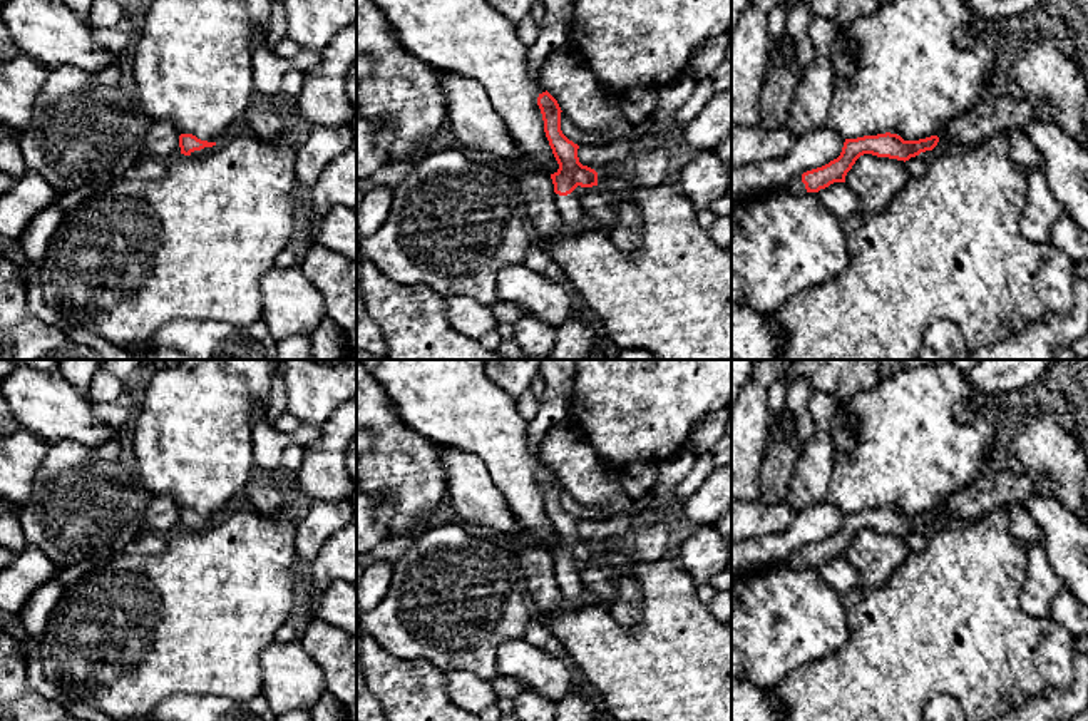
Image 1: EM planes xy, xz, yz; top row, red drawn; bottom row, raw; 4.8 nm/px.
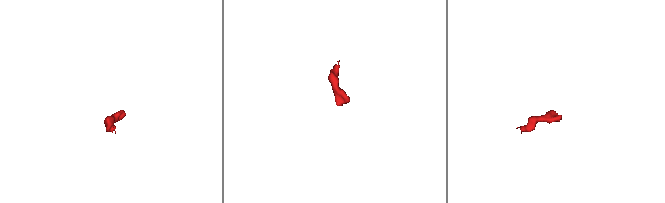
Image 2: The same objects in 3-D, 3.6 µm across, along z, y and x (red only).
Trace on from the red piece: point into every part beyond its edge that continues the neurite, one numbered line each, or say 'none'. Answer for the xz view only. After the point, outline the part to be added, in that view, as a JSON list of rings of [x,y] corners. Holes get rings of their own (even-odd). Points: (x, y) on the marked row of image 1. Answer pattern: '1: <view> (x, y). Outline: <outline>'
1: xz (569, 208). Outline: [[[576,189],[567,196],[556,194],[556,206],[566,231],[577,231],[586,224],[582,199]]]

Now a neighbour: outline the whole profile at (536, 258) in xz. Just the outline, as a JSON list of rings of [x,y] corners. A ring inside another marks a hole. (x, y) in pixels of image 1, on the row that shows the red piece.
[[[531,243],[526,253],[524,264],[541,274],[547,276],[551,281],[557,284],[564,284],[566,273],[564,269],[551,259],[551,256],[541,248],[539,243]]]

